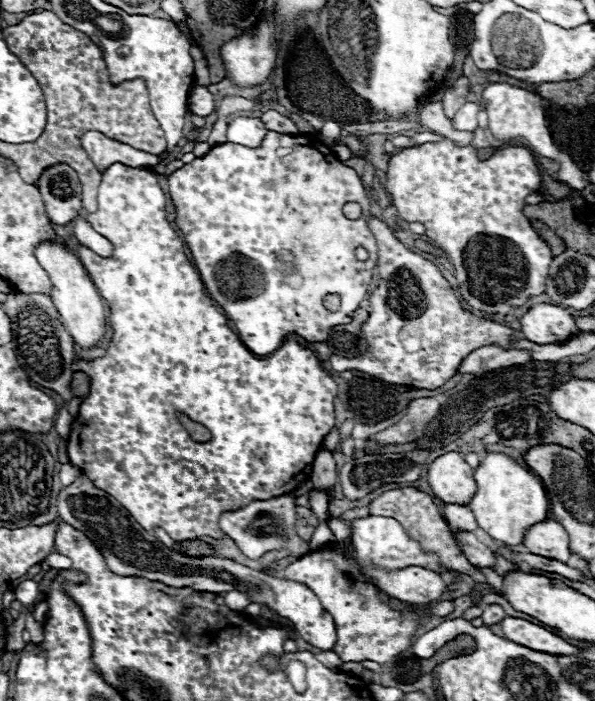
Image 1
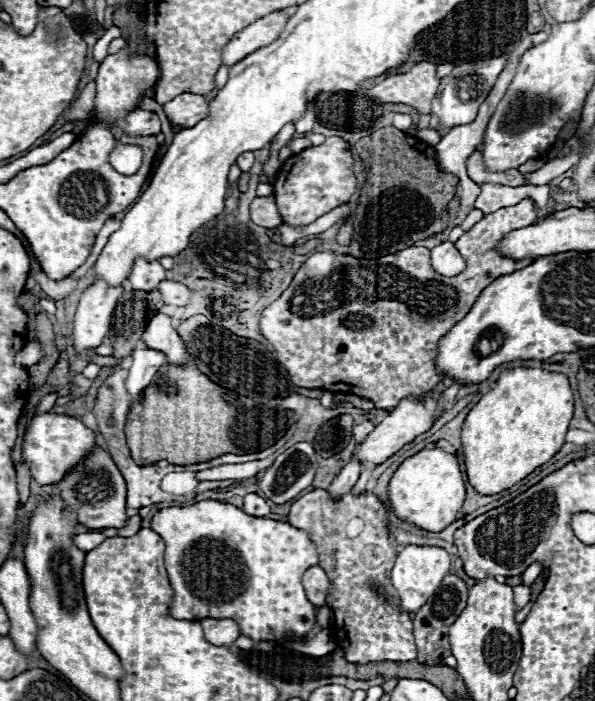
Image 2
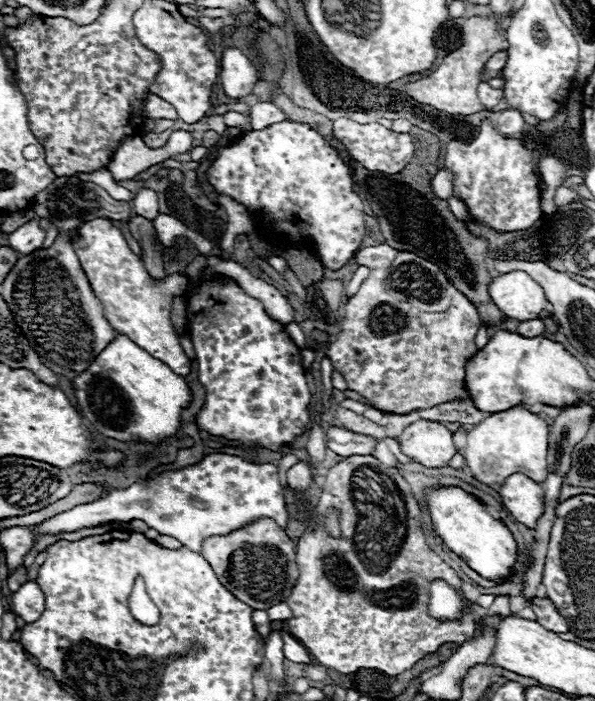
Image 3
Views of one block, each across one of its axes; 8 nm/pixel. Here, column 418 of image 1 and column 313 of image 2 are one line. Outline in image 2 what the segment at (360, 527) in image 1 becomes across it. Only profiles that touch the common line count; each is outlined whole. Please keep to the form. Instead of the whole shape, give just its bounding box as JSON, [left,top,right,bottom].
[150,500,318,644]

